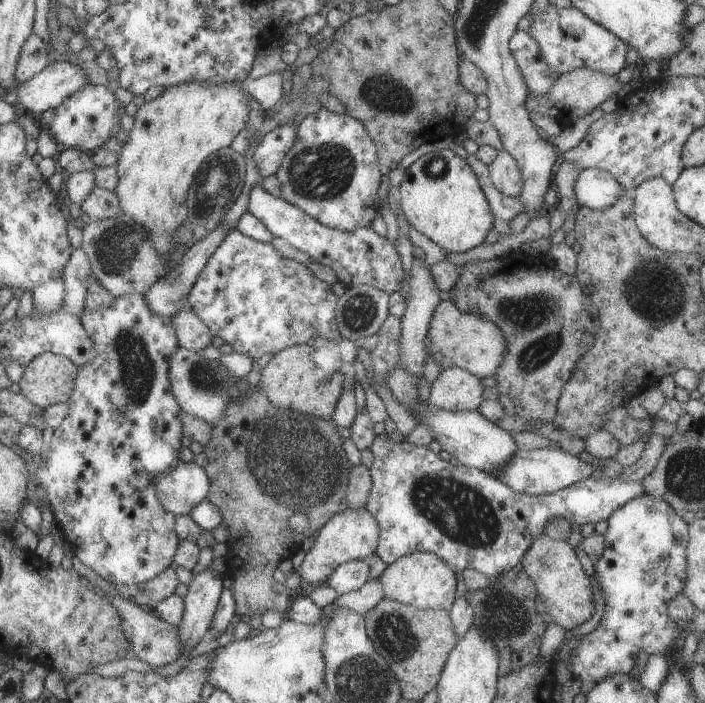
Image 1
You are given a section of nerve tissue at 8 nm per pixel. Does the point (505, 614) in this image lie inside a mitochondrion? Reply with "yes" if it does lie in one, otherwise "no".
yes

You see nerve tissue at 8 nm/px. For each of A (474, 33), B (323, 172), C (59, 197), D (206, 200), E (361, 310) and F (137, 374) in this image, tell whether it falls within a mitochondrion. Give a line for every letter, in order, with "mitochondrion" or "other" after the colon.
A: mitochondrion
B: mitochondrion
C: other
D: mitochondrion
E: mitochondrion
F: mitochondrion

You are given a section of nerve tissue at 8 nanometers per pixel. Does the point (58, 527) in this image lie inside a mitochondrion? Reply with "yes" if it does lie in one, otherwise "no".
no

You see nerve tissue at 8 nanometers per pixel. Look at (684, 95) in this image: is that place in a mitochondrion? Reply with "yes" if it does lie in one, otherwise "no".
no

